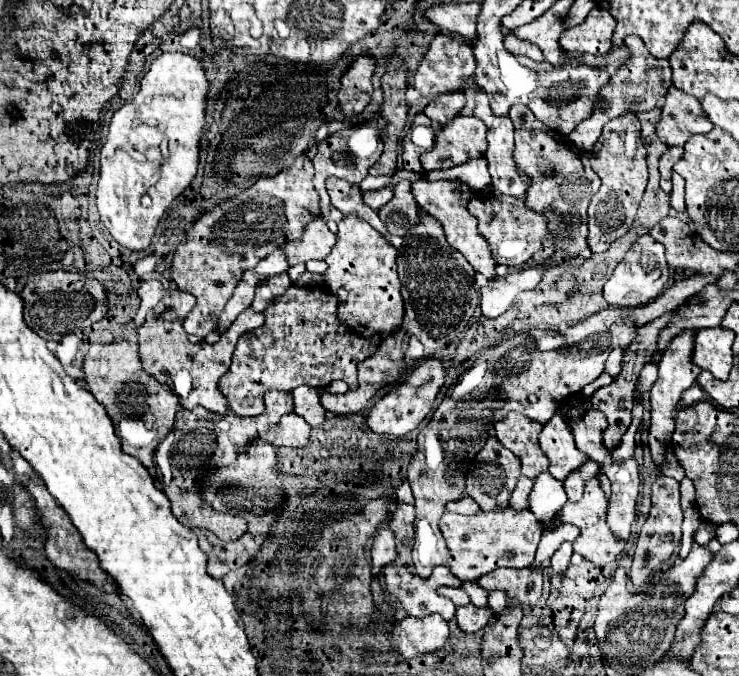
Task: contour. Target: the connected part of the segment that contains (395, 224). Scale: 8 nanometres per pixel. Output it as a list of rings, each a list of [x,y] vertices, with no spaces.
[[[403,180],[395,186],[395,196],[379,210],[379,218],[393,236],[405,236],[419,220],[419,206],[411,194],[411,182]]]

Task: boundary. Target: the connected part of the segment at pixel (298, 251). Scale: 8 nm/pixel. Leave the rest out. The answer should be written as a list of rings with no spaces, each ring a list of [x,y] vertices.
[[[315,218],[305,226],[305,232],[301,234],[301,238],[291,240],[289,244],[283,244],[283,248],[289,260],[289,266],[293,266],[313,258],[323,260],[331,252],[333,244],[335,244],[335,234],[327,228],[325,220]]]

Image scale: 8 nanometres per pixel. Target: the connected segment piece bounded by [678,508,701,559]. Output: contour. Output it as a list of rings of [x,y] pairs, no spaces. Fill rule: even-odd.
[[[695,508],[685,510],[685,520],[683,520],[682,524],[681,548],[678,552],[679,558],[684,559],[689,554],[694,543],[693,534],[700,524],[701,518],[699,518],[699,512]]]

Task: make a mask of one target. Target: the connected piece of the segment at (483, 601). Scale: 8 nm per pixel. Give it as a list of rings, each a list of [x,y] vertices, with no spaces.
[[[465,582],[463,590],[471,596],[471,604],[477,608],[485,608],[487,606],[487,596],[489,592],[485,588],[481,588],[477,582]]]

